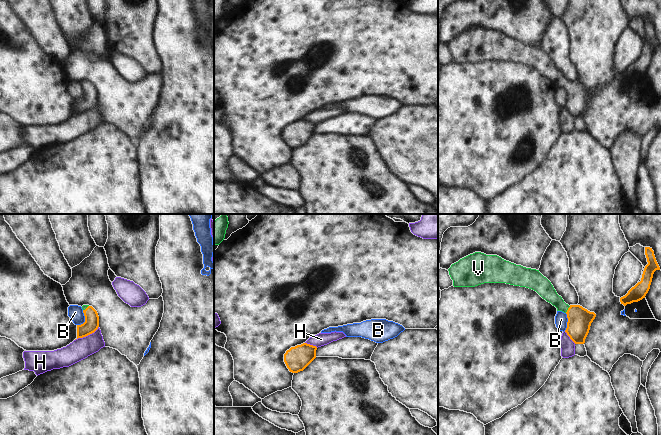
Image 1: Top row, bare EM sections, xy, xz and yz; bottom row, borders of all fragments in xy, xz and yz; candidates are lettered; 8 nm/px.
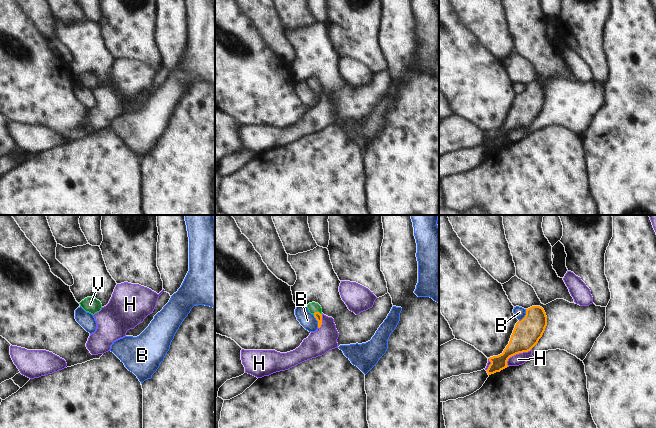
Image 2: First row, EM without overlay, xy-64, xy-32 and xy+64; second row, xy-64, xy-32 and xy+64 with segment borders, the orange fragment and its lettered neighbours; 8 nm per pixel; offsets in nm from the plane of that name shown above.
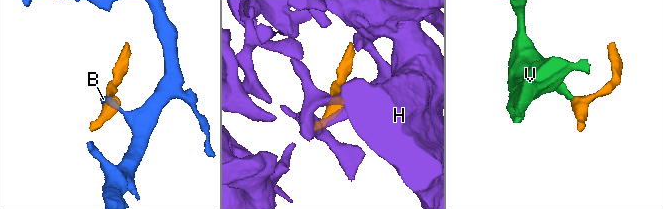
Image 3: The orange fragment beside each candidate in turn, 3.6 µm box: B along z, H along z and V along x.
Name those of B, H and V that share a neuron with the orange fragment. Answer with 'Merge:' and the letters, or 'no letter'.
Merge: V

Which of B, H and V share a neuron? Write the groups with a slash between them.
B / H / V

